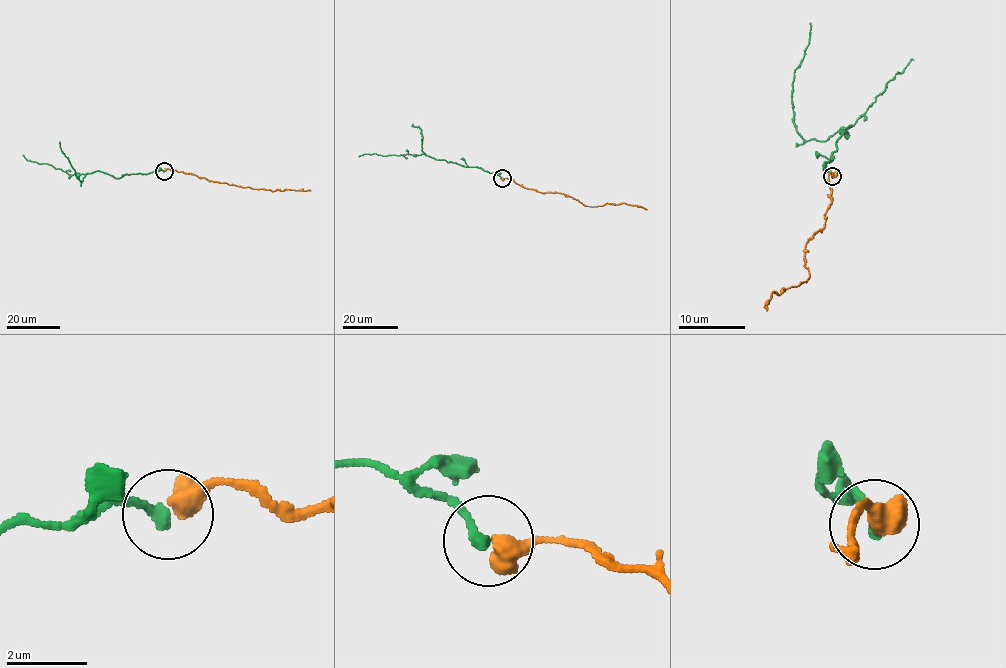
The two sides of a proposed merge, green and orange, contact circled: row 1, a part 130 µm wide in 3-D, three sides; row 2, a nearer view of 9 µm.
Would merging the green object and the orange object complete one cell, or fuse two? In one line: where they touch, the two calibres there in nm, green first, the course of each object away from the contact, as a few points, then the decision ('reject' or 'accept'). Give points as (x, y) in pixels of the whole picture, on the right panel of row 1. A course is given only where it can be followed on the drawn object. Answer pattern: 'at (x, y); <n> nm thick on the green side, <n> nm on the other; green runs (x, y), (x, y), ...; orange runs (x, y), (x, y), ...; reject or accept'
at (832, 176); 300 nm thick on the green side, 600 nm on the other; green runs (832, 176), (824, 166), (834, 158), (829, 162), (845, 132), (839, 131), (855, 123), (912, 58); orange runs (832, 174), (823, 228), (803, 251), (809, 277), (773, 292), (763, 305), (767, 311); accept

